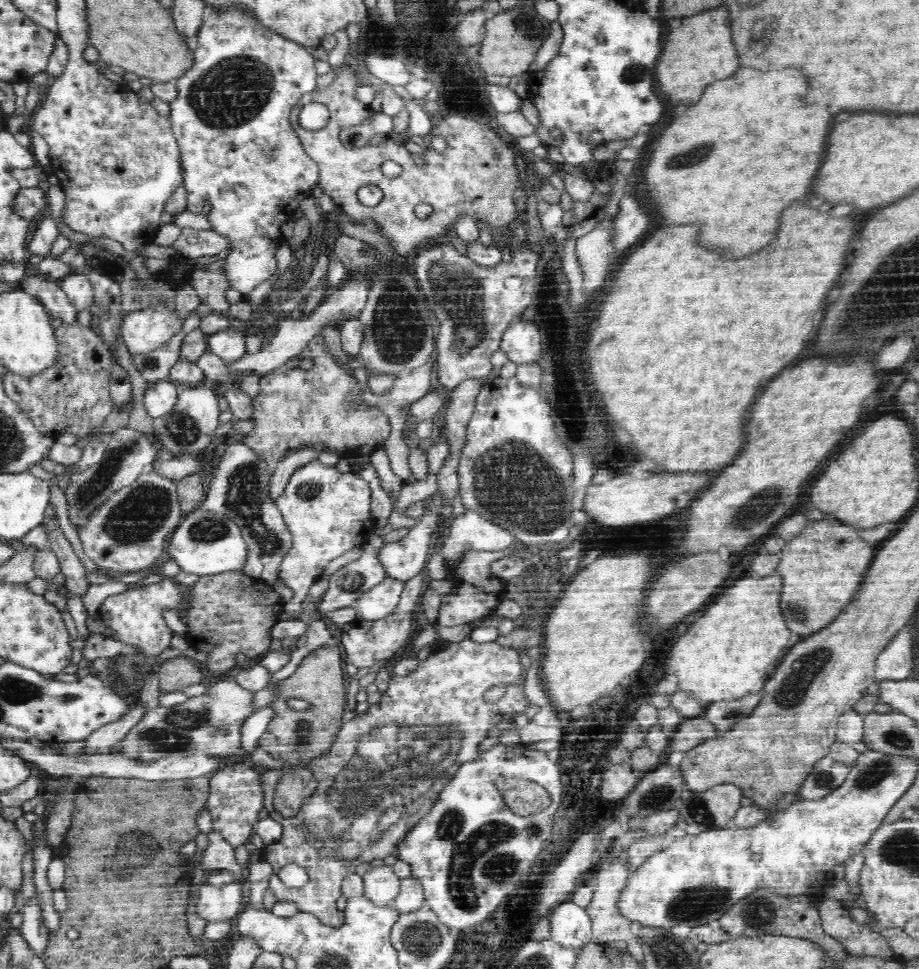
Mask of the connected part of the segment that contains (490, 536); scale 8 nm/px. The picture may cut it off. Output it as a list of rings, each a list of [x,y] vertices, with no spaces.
[[[466,509],[463,514],[453,516],[445,525],[443,543],[439,549],[446,557],[446,564],[451,569],[458,564],[458,558],[466,551],[499,551],[514,544],[516,537],[504,530],[500,525],[488,521],[480,513]]]

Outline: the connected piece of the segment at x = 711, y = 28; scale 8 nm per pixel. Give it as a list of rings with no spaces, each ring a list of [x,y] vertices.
[[[716,6],[690,17],[666,36],[664,48],[656,61],[656,82],[664,100],[670,104],[694,104],[710,83],[728,78],[736,72],[738,60],[732,42],[730,10]]]

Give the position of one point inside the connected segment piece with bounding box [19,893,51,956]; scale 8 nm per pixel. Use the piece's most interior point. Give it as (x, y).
(32, 927)

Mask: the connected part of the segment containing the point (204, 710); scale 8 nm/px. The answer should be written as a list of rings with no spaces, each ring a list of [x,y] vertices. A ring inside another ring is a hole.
[[[144,668],[144,677],[135,702],[142,703],[146,712],[119,742],[120,755],[140,762],[154,762],[172,752],[184,755],[205,752],[210,756],[220,756],[225,762],[238,758],[243,722],[256,712],[252,707],[254,693],[238,685],[233,677],[233,680],[218,680],[208,696],[196,696],[184,704],[164,708],[159,702],[160,677],[156,670]]]

